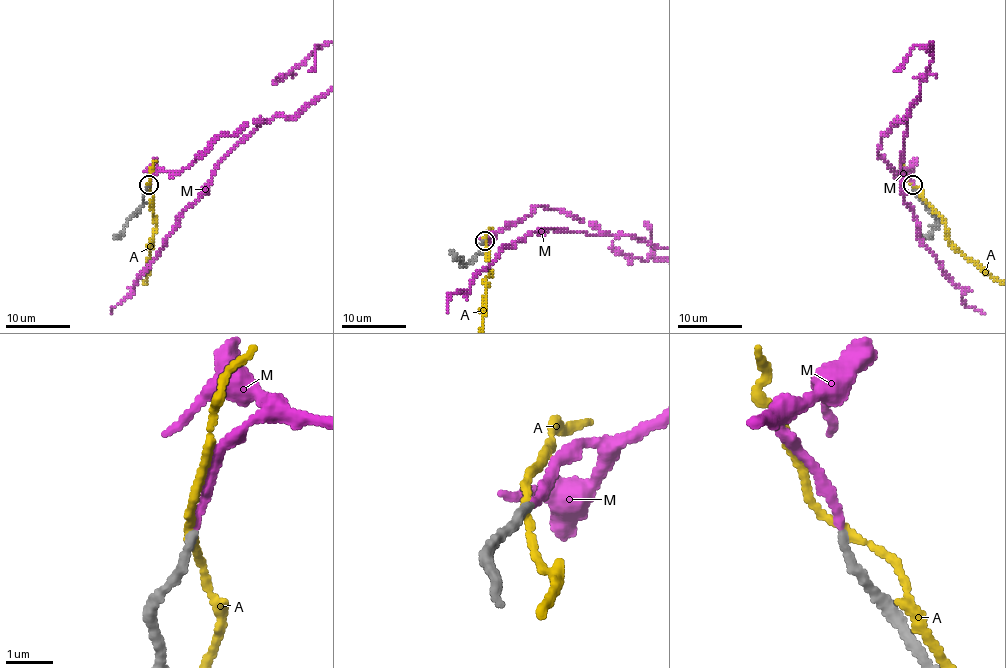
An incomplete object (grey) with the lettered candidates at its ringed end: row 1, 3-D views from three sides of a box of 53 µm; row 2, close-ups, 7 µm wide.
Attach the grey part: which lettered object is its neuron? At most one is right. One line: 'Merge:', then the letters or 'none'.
Merge: M

